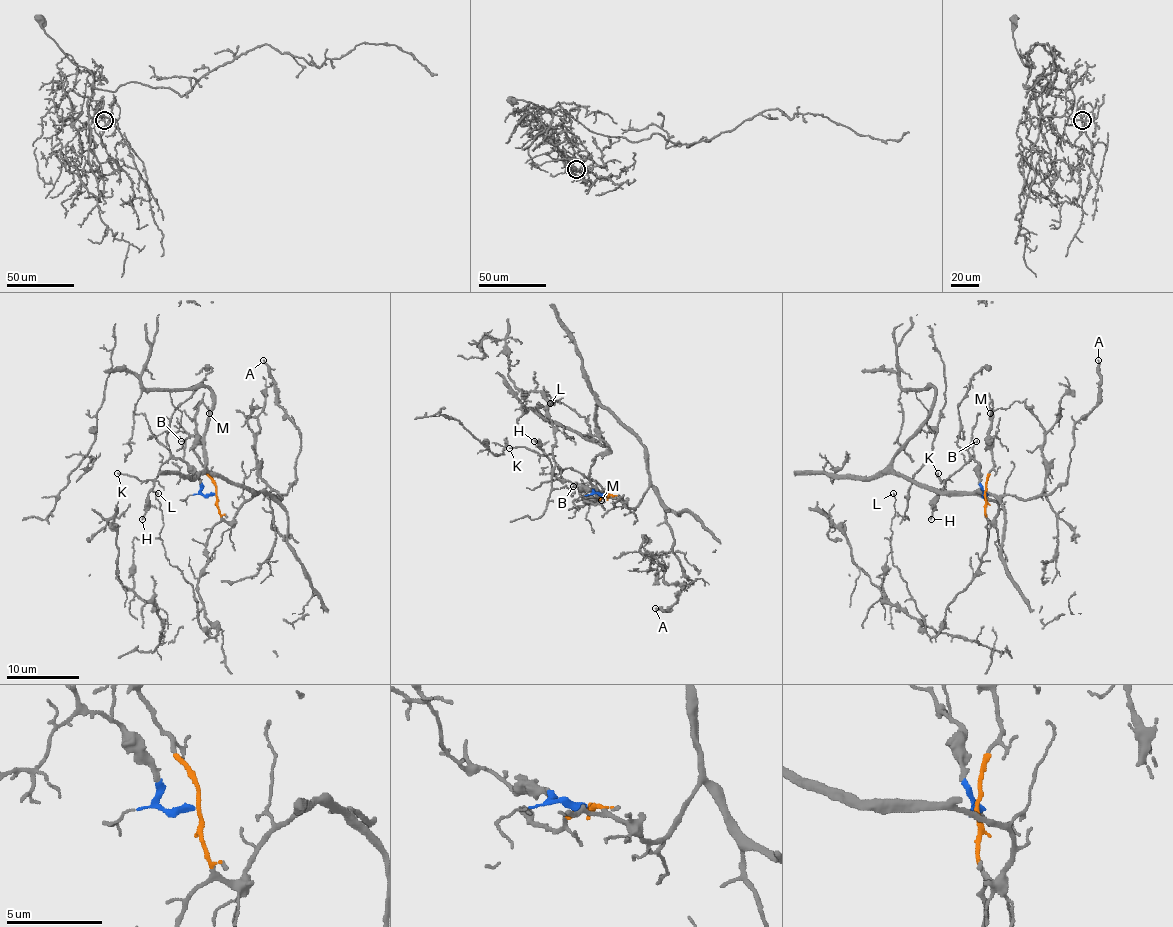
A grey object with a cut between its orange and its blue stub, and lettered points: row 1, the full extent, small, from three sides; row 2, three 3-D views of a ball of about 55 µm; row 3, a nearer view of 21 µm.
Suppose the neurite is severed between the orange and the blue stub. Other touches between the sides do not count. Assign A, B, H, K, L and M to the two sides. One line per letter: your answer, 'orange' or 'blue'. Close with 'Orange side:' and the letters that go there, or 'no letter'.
A: orange
B: blue
H: blue
K: blue
L: orange
M: orange
Orange side: A, L, M

